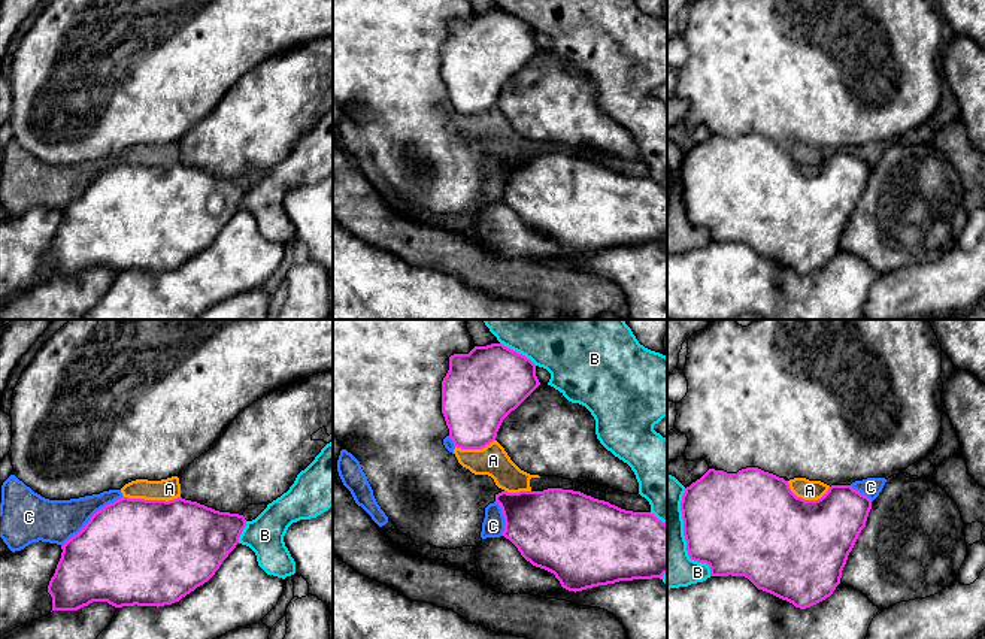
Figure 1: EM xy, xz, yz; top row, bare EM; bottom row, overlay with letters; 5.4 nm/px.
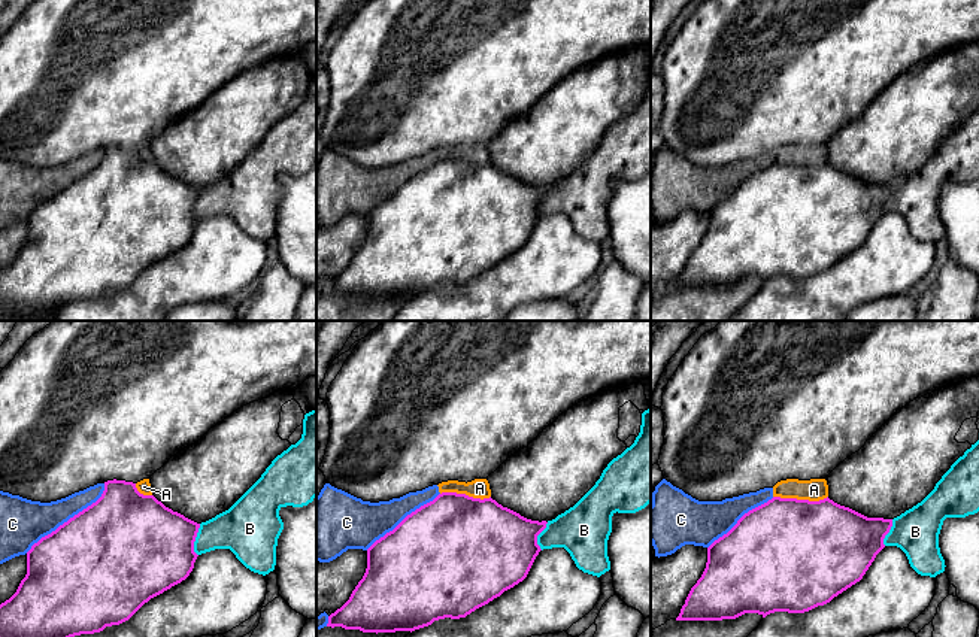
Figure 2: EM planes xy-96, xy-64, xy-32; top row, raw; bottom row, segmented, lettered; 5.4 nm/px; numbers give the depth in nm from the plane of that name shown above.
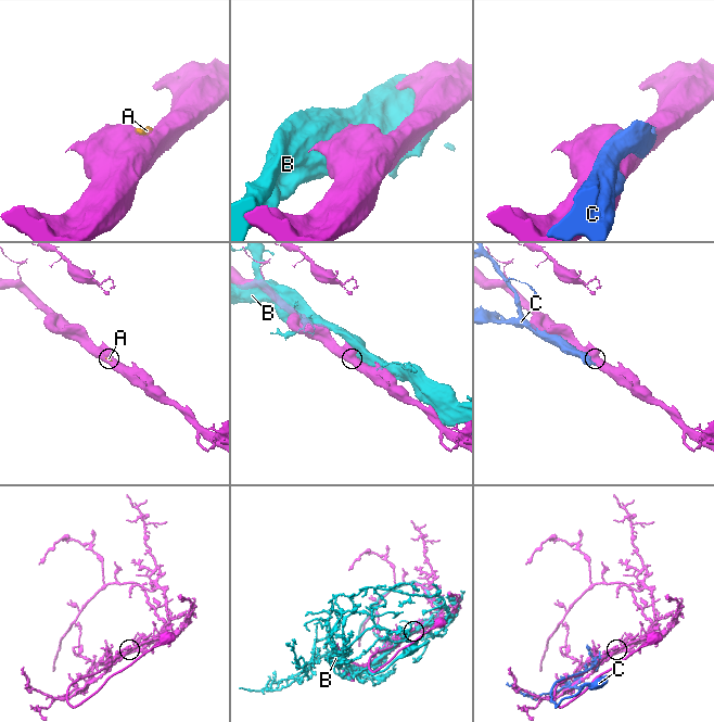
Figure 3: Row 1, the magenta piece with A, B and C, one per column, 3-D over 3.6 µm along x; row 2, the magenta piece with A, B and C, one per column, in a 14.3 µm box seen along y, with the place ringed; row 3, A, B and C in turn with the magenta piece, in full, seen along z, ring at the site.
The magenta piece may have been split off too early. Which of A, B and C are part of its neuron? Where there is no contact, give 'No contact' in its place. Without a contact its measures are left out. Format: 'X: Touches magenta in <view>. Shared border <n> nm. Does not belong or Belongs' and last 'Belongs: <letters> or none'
A: Touches magenta in xy. Shared border 320 nm. Does not belong
B: Touches magenta in xz. Shared border 240 nm. Does not belong
C: Touches magenta in xy. Shared border 440 nm. Does not belong
Belongs: none

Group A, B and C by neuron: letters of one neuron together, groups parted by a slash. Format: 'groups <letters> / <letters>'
groups A C / B

